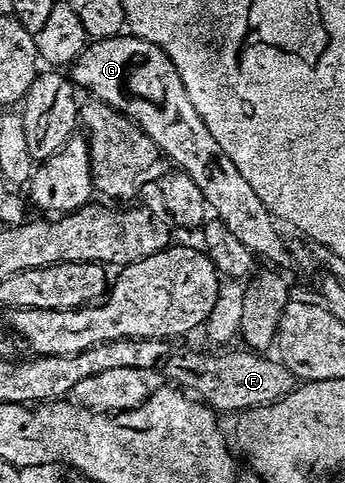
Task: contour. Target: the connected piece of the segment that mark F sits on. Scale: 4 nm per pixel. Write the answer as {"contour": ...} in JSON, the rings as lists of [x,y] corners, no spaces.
{"contour":[[[247,349],[226,353],[206,353],[204,351],[180,351],[169,354],[163,360],[162,368],[173,384],[195,393],[213,411],[239,413],[252,407],[265,407],[289,395],[298,385],[295,375],[279,359],[251,352]]]}

